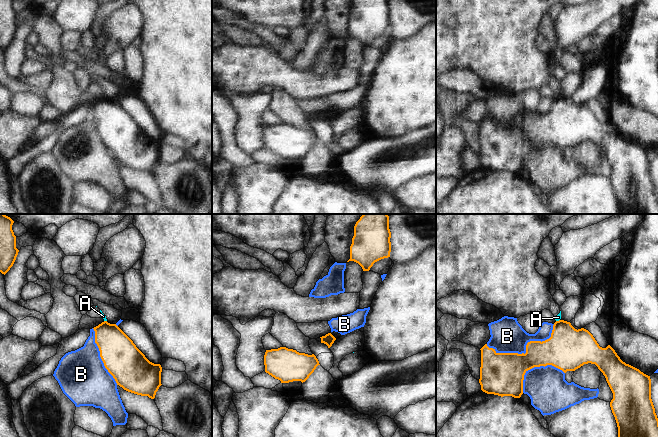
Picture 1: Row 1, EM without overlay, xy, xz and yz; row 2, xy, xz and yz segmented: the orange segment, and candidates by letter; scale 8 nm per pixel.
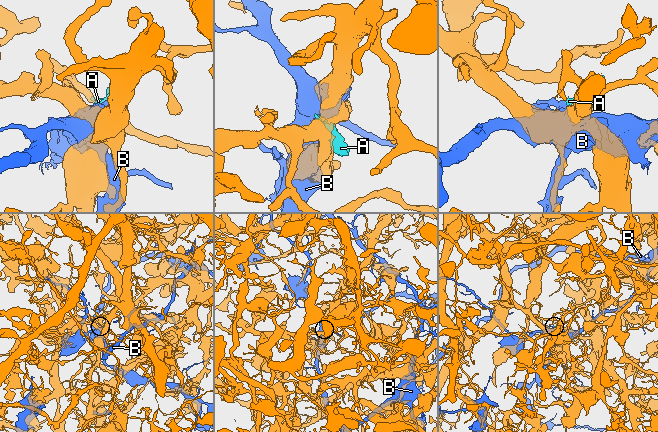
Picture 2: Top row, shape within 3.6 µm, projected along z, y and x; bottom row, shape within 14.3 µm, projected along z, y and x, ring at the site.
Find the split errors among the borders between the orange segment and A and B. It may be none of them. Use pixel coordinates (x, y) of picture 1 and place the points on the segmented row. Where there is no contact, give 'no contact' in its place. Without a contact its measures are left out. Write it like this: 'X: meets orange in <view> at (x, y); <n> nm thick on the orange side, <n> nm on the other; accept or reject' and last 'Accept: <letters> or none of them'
A: meets orange in yz at (557, 321); 340 nm thick on the orange side, 50 nm on the other; reject
B: meets orange in yz at (526, 350); 320 nm thick on the orange side, 280 nm on the other; reject
Accept: none of them

